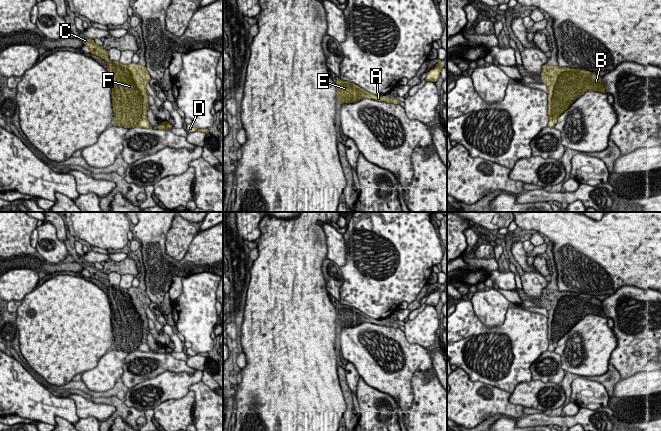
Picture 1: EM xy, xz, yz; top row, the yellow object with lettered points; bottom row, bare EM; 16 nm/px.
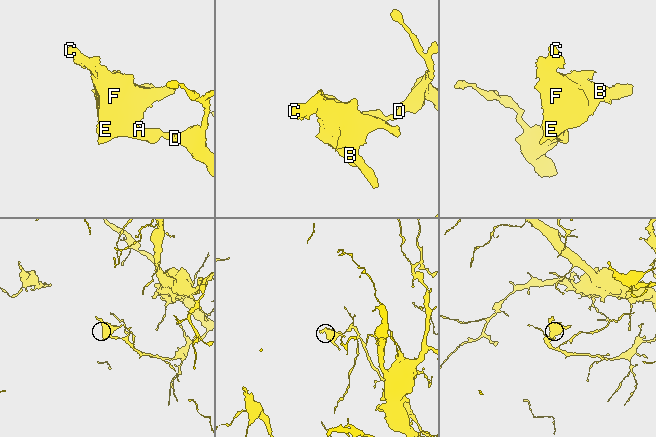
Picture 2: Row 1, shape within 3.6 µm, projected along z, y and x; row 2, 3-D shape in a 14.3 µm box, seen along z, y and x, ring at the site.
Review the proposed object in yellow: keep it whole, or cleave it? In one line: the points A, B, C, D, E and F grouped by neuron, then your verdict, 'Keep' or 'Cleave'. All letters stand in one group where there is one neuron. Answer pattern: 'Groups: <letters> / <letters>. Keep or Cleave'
Groups: A D / B C E F. Cleave

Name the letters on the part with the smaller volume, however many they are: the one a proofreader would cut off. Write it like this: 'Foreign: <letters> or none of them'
Foreign: B, C, E, F

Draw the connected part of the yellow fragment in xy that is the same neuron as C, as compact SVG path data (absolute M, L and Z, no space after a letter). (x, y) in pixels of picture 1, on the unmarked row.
M84 261L82 265L92 279L107 285L112 312L113 348L124 352L138 351L138 347L146 343L149 328L146 309L149 308L151 300L146 290L133 286L122 289L119 285L110 285L107 281L108 274L91 263Z

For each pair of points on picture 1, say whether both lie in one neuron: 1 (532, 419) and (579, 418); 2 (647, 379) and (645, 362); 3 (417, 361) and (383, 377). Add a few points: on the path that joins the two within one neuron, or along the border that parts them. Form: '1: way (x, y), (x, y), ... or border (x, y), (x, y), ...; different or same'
1: way (544, 419), (567, 420); same
2: border (646, 370), (636, 372), (624, 379); different
3: way (409, 364), (399, 373), (391, 374); same

